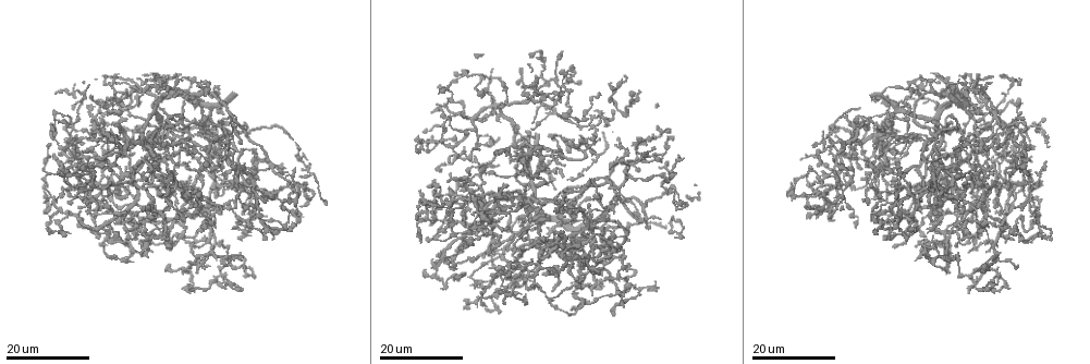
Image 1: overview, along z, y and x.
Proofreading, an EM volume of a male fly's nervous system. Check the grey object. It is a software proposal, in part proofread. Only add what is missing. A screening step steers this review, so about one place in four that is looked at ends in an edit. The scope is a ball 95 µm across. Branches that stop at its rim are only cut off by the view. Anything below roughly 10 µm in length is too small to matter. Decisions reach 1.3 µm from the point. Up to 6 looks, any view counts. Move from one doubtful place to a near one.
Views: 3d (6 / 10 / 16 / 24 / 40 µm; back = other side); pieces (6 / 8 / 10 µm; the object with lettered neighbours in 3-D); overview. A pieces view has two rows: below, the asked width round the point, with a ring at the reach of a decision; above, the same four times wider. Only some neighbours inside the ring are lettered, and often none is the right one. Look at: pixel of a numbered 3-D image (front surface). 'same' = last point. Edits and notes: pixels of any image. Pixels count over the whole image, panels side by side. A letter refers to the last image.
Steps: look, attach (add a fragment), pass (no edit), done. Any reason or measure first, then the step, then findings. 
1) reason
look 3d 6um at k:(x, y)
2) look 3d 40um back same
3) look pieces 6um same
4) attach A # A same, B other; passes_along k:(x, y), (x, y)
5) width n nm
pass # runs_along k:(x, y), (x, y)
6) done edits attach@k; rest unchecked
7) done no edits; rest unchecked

free end
look 3d 16um at 1:(491, 223)

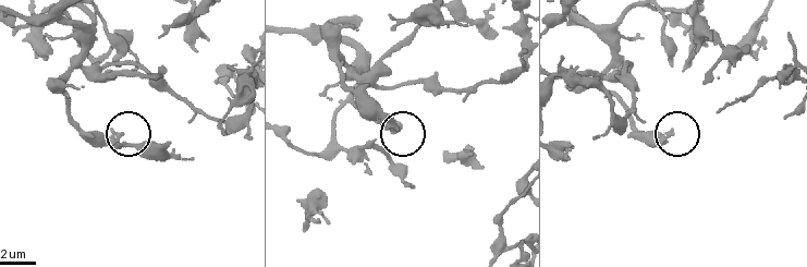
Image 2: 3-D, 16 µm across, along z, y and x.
what lies round it
look pieces 8um at 2:(671, 136)

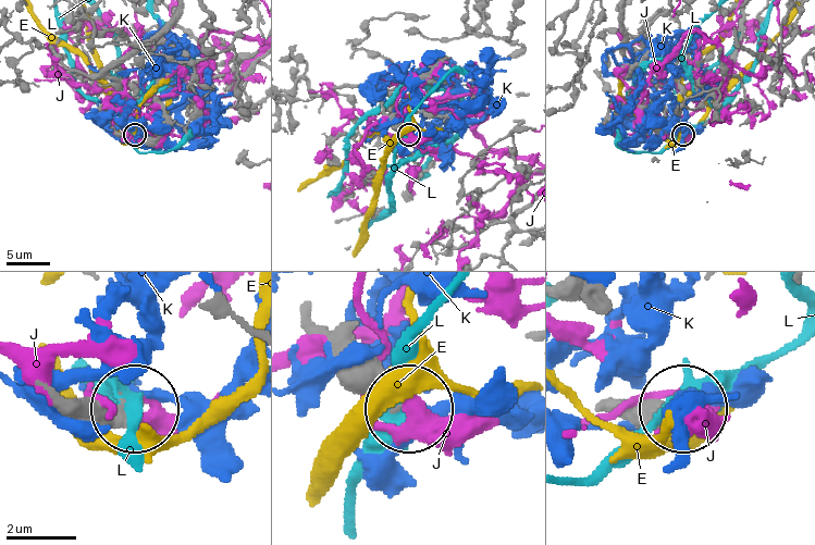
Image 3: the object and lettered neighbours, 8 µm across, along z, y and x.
width 230 nm
pass # E other, J other, K other, L other; none of them fits

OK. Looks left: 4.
look 3d 24um at 1:(981, 110)

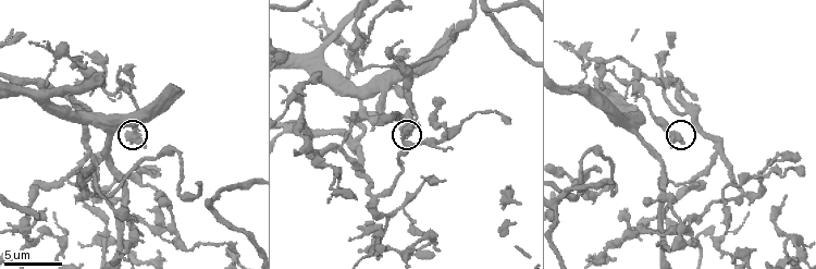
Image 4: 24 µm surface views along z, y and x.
look pieces 6um at 4:(684, 141)

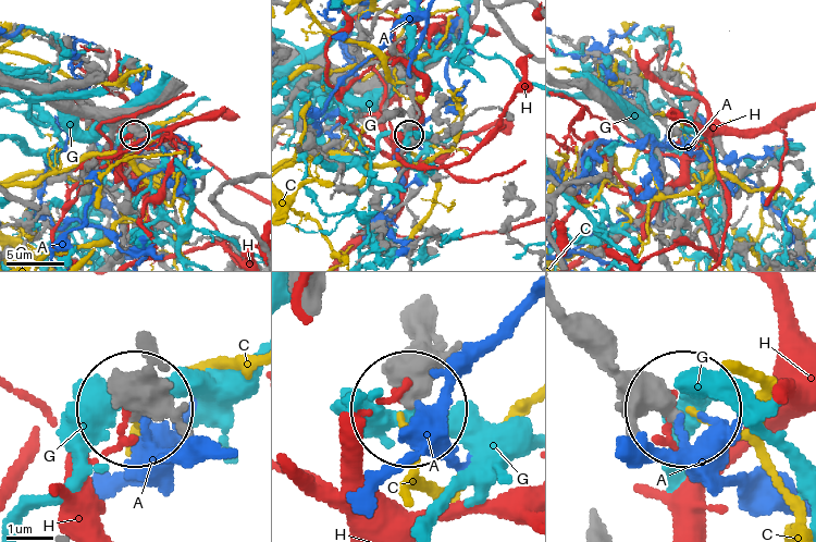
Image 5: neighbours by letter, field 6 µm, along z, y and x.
pass # A other, C other, G other, H other; runs_along 5:(432, 328), (412, 406); no lettered fragment goes on from it

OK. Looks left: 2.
done no edits; rest unchecked

